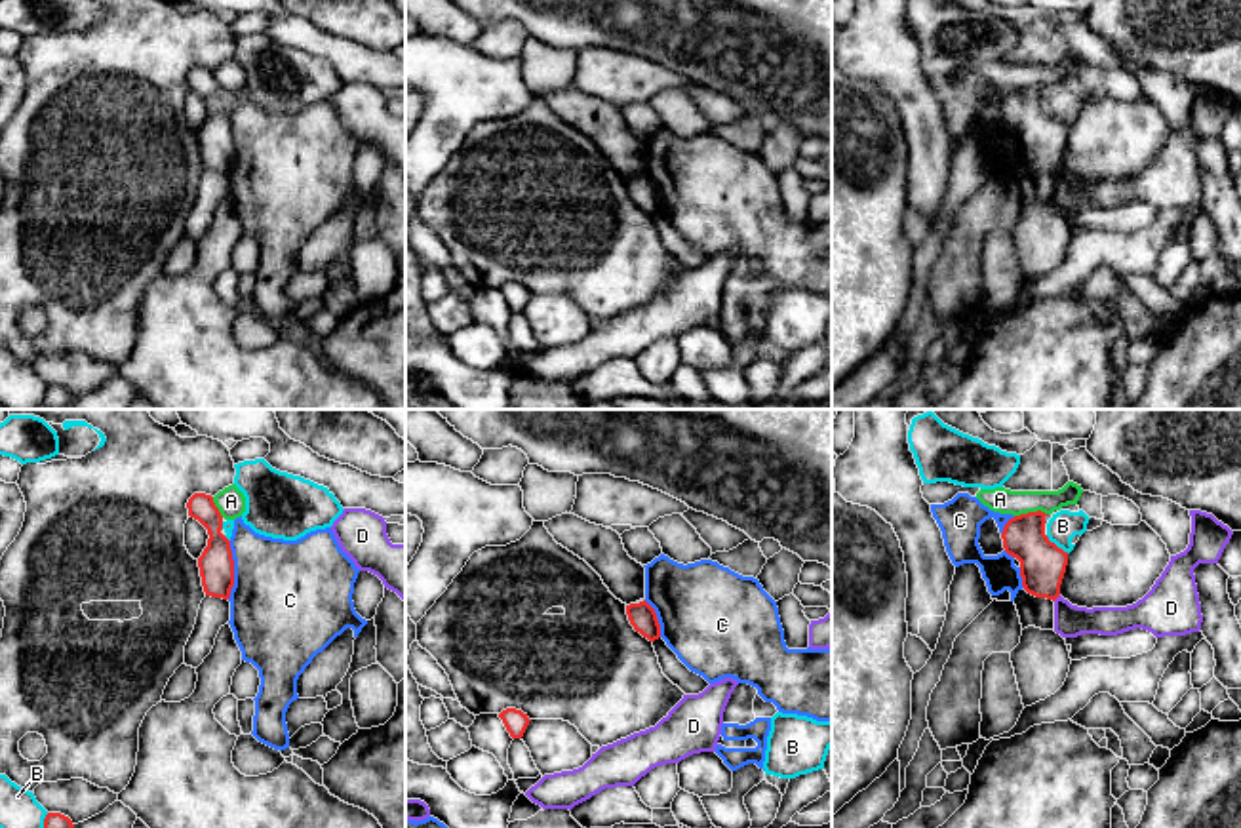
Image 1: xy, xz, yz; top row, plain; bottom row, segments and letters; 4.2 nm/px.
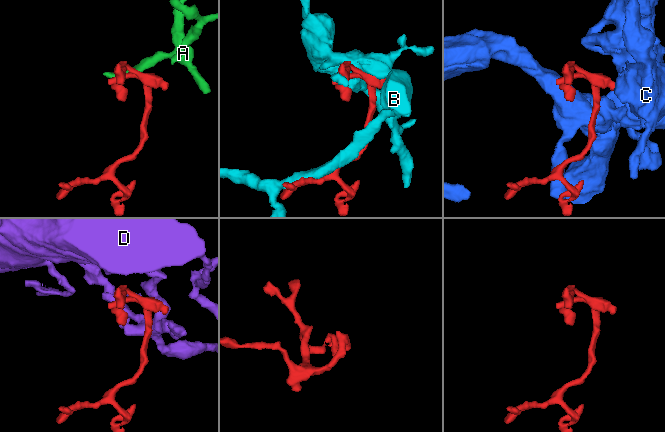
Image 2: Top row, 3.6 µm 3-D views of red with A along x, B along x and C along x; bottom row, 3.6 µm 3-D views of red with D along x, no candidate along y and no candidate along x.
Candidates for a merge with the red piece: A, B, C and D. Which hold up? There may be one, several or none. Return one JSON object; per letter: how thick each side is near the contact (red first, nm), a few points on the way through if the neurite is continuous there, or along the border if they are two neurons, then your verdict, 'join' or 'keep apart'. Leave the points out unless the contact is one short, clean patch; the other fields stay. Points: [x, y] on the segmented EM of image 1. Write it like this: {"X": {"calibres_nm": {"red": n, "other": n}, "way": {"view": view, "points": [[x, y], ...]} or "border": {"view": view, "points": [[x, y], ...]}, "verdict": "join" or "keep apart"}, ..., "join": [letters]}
{"A": {"calibres_nm": {"red": 190, "other": 110}, "border": {"view": "yz", "points": [[1045, 512], [1032, 511], [1015, 516]]}, "verdict": "keep apart"}, "B": {"calibres_nm": {"red": 190, "other": 120}, "verdict": "keep apart"}, "C": {"calibres_nm": {"red": 150, "other": 460}, "verdict": "keep apart"}, "D": {"calibres_nm": {"red": 190, "other": 140}, "border": {"view": "yz", "points": [[1059, 594], [1053, 600]]}, "verdict": "keep apart"}, "join": []}

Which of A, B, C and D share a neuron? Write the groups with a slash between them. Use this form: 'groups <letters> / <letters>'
groups A / B / C / D

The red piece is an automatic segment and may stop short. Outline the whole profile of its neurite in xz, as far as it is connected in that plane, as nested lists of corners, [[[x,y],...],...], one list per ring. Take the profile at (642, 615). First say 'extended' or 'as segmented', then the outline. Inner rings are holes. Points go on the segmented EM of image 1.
as segmented | [[[643,600],[640,603],[626,605],[626,615],[636,632],[640,632],[649,641],[660,638],[660,624],[655,609]]]

